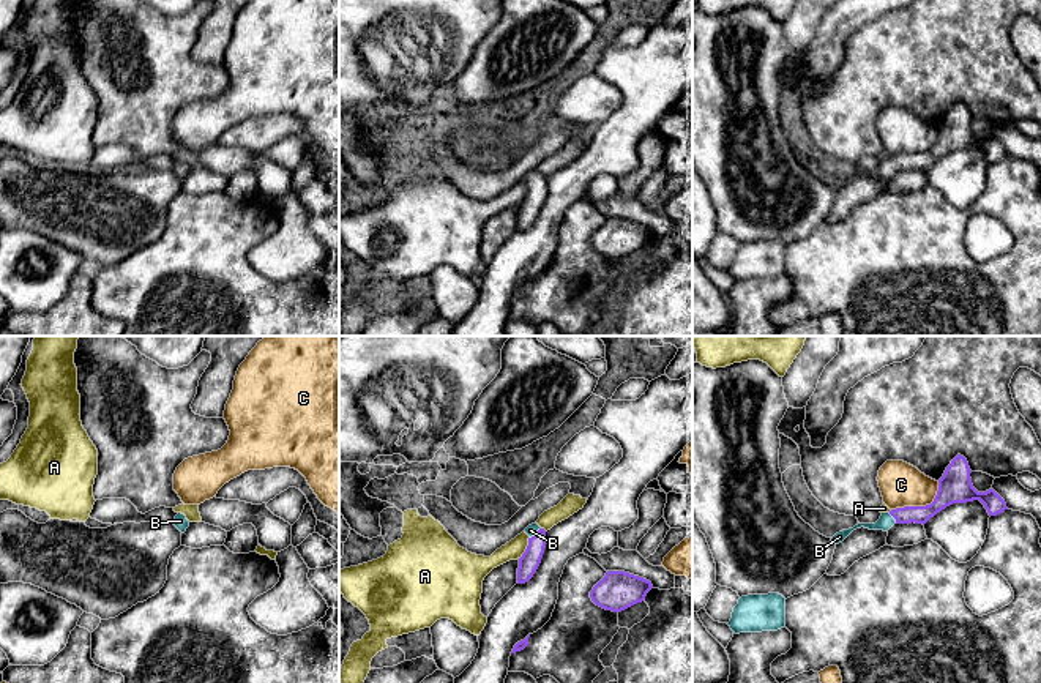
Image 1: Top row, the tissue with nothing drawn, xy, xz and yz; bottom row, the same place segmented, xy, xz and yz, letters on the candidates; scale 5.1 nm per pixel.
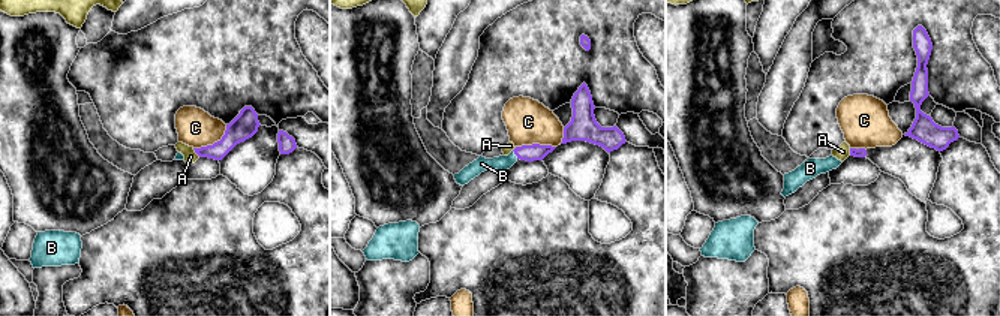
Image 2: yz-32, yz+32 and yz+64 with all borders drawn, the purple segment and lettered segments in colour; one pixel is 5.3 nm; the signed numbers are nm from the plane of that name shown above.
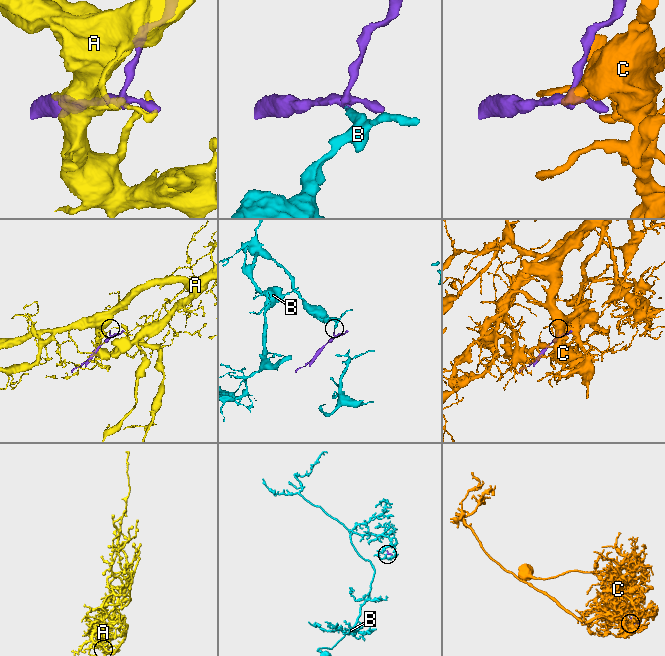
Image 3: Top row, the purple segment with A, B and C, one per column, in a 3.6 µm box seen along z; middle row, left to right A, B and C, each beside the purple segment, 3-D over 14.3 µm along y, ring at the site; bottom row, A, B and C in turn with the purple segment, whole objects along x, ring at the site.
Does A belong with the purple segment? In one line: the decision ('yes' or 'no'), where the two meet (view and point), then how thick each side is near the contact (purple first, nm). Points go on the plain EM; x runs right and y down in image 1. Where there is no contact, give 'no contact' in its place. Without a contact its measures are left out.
no | xz (527, 194) | 100/100 nm

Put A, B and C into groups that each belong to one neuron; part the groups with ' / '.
A / B / C

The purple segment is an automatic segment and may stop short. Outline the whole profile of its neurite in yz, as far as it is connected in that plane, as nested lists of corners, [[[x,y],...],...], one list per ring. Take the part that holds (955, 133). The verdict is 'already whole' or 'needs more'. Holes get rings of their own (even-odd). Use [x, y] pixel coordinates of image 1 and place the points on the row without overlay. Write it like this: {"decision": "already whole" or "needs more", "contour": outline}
{"decision": "needs more", "contour": [[[957,101],[946,114],[943,123],[938,126],[938,137],[931,151],[926,153],[904,153],[882,159],[875,170],[856,170],[853,175],[836,180],[831,188],[834,191],[842,189],[853,177],[869,175],[888,178],[894,170],[926,170],[937,159],[953,150],[967,150],[979,147],[987,156],[989,162],[997,162],[1006,155],[1005,147],[994,137],[978,139],[970,125],[970,114],[964,103]]]}

